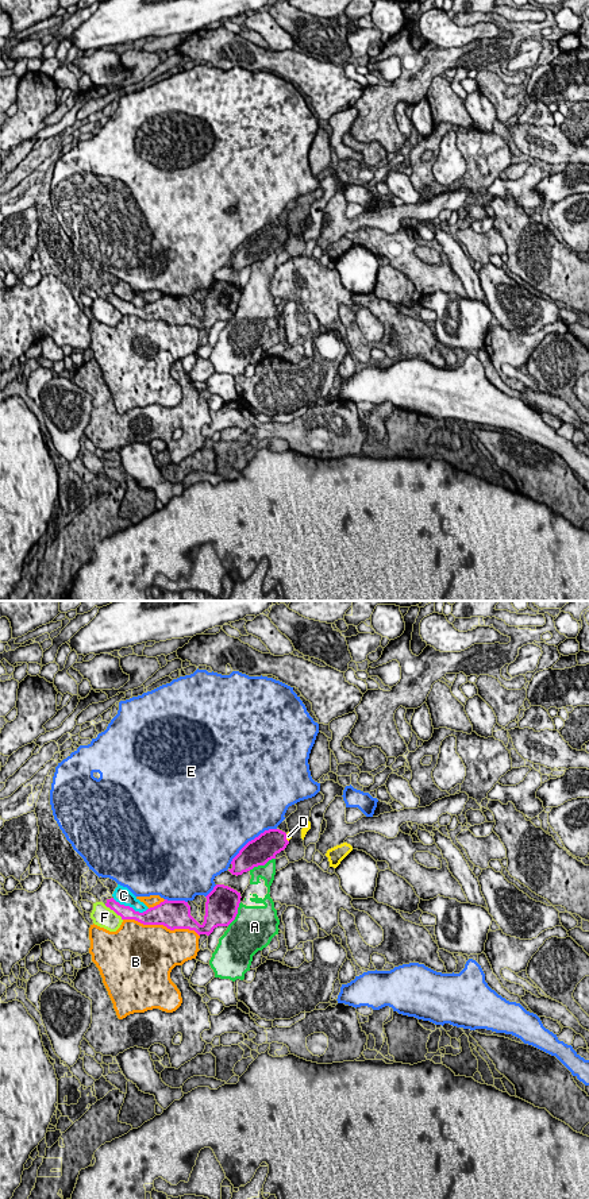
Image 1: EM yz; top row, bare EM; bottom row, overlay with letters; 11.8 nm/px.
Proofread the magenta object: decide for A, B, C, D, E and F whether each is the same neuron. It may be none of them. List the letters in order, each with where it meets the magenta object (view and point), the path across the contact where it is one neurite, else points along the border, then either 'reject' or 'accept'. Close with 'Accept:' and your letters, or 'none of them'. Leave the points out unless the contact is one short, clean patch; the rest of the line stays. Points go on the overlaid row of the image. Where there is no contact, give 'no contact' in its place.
A: meets magenta in yz at (261, 864); reject
B: meets magenta in yz at (161, 924); reject
C: meets magenta in yz at (129, 906); reject
D: meets magenta in yz at (285, 837); accept
E: meets magenta in yz at (251, 840); reject
F: meets magenta in yz at (114, 910); reject
Accept: D

